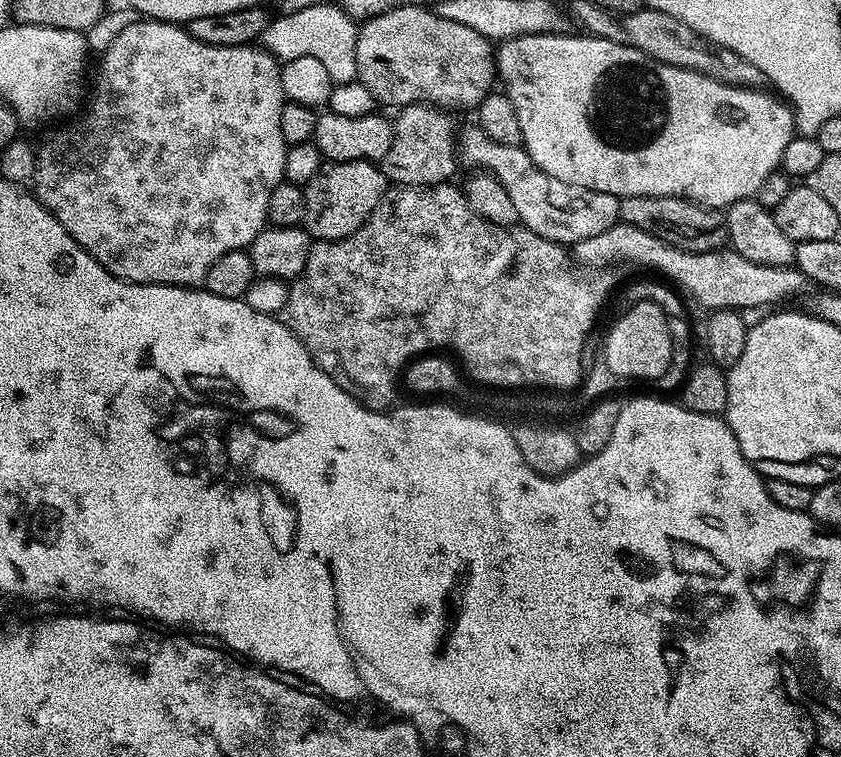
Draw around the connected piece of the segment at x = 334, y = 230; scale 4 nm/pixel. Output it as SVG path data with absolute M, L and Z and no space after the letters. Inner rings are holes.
M371 160L325 163L318 175L304 188L303 227L316 240L341 240L354 234L370 218L384 197L384 173Z

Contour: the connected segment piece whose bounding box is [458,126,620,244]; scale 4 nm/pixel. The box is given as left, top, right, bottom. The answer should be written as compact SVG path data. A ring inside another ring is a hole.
M472 126L472 128L465 130L464 137L460 140L460 152L458 148L458 160L461 165L469 164L472 170L483 170L485 173L491 174L496 183L506 190L506 194L510 194L510 202L514 202L514 210L518 210L521 225L553 243L566 244L566 242L570 242L570 244L577 244L586 238L597 237L598 234L604 233L619 223L619 197L608 195L605 192L590 191L586 187L562 182L560 179L546 174L534 163L523 147L494 142L478 126Z

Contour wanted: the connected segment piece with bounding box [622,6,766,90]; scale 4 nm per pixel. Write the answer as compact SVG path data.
M647 6L636 12L629 12L622 20L622 36L627 43L639 52L645 52L652 60L694 70L723 84L733 84L735 88L760 90L765 87L764 75L758 70L758 66L754 66L754 62L746 62L746 58L742 58L742 54L734 54L734 50L709 44L707 40L697 36L694 30L690 30L690 26L686 26L678 18L670 18L670 14L662 14Z

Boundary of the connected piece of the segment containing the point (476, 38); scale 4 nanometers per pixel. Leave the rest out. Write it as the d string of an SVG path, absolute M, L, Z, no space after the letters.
M406 2L400 8L391 8L363 21L356 33L356 57L358 80L365 84L377 101L384 104L427 104L447 108L475 109L493 91L498 80L496 52L491 39L478 30L464 26L462 22L447 21L431 7L415 8Z

